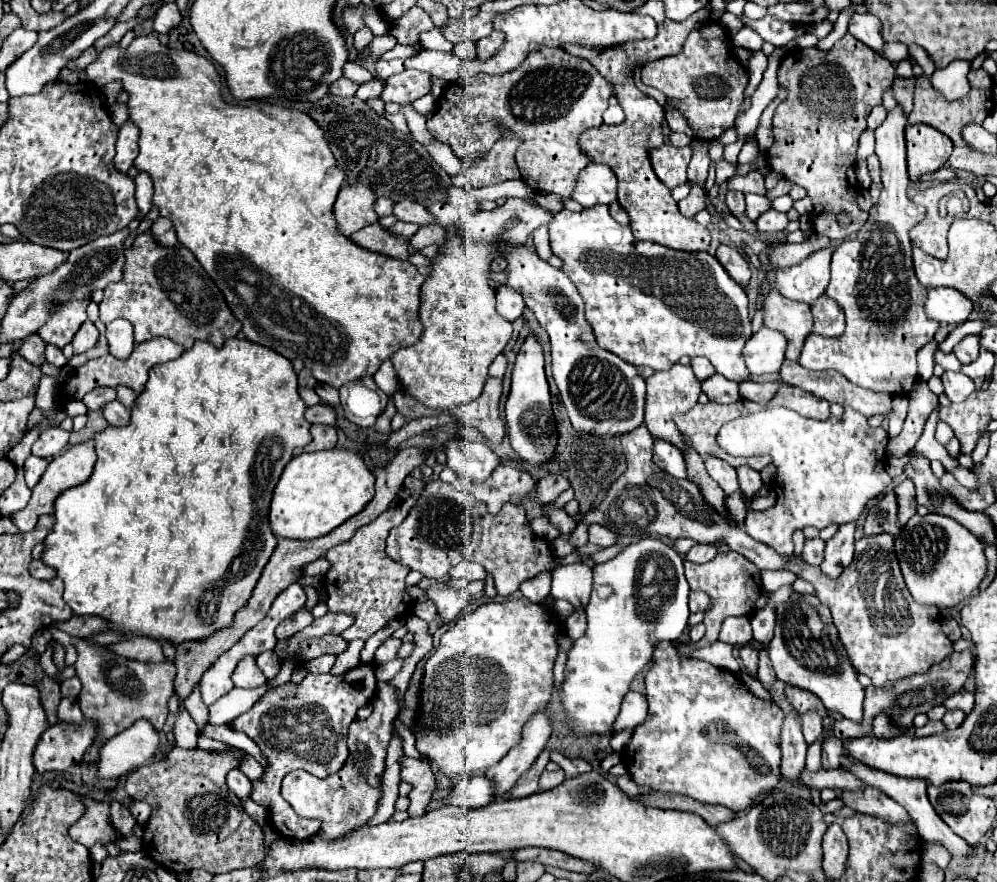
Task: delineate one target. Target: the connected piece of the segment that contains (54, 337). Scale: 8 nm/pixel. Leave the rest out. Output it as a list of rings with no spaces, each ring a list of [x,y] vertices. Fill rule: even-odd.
[[[72,300],[62,304],[54,316],[38,330],[42,340],[46,344],[54,344],[58,348],[64,348],[66,344],[72,342],[74,334],[86,320],[86,310],[82,310],[82,302]]]

